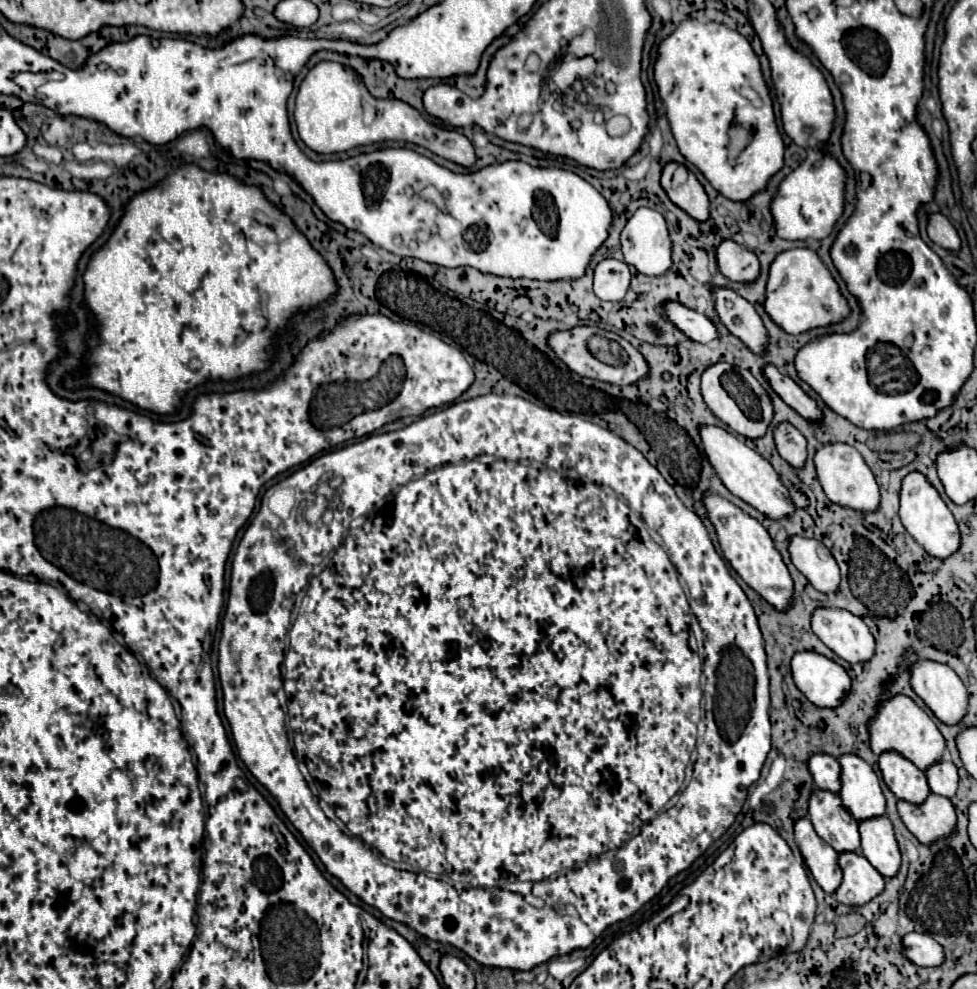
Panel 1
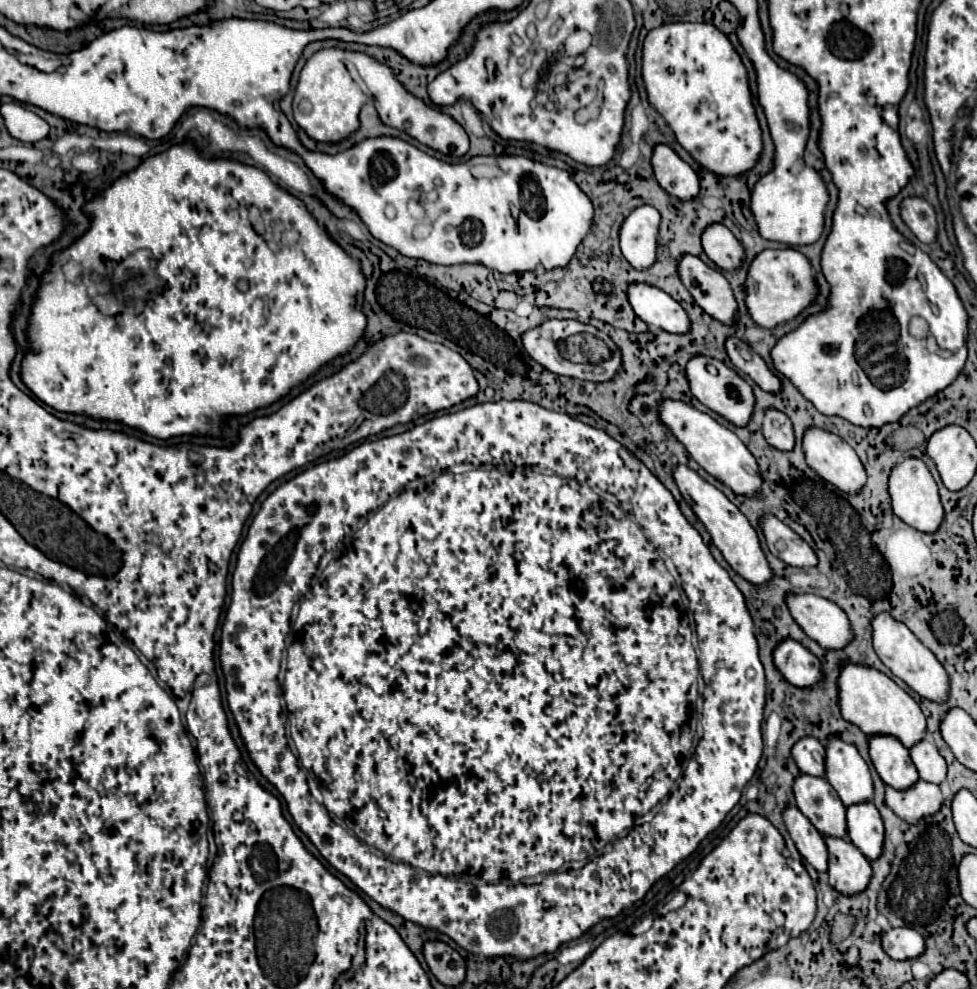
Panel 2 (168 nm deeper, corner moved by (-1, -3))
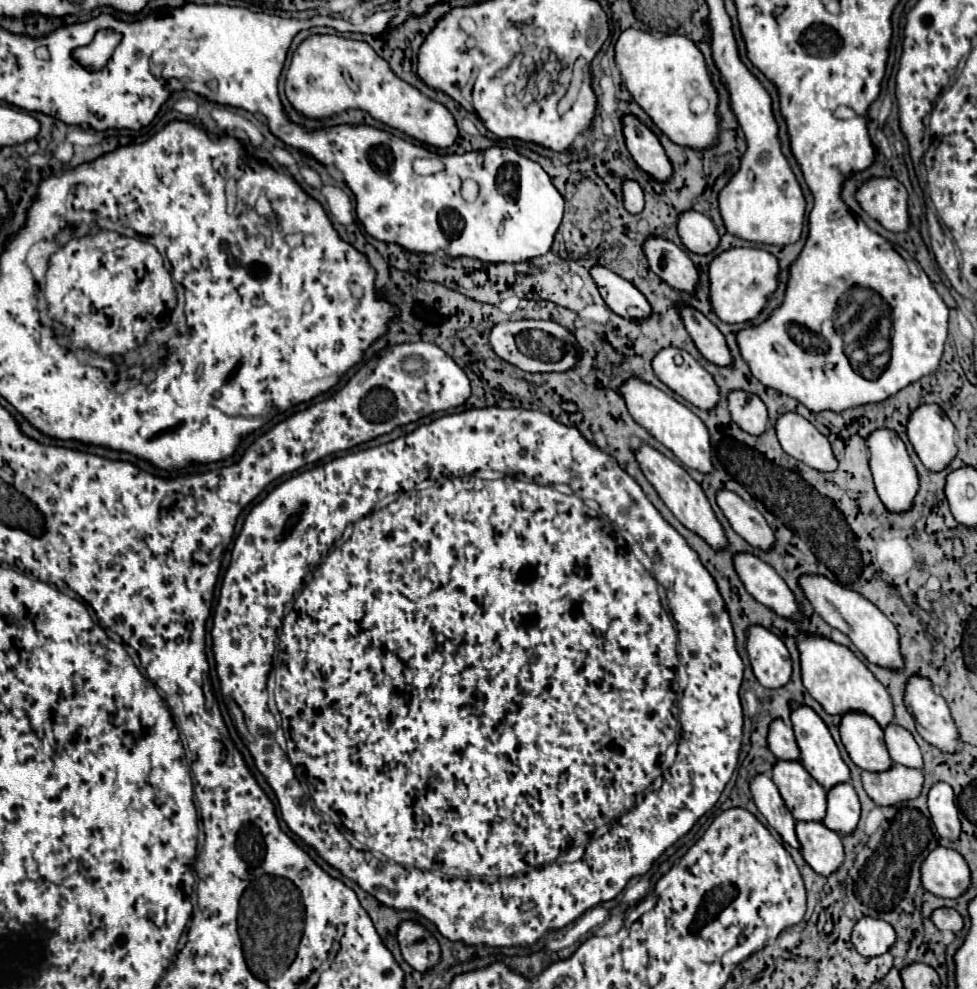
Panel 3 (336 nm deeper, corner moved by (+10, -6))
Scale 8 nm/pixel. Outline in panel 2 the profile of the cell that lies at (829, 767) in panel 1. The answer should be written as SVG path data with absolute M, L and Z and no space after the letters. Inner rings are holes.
M812 736L800 738L792 746L792 756L800 772L812 776L824 776L824 746L818 738Z

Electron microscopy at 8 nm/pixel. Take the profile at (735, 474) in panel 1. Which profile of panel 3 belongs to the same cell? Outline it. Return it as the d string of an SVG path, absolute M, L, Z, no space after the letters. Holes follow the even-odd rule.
M629 379L623 383L621 387L623 391L623 397L625 397L625 403L627 403L627 409L629 413L633 415L633 419L643 427L647 429L659 443L663 443L669 451L675 453L675 457L691 467L691 469L697 469L701 473L713 473L715 467L713 467L713 445L711 445L711 433L707 431L705 423L691 411L687 409L683 403L675 401L673 397L669 397L667 393L659 391L657 387L649 385L649 383L643 383L639 379Z

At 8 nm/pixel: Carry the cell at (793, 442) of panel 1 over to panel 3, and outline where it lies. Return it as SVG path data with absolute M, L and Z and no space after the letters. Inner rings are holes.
M733 391L729 395L729 413L733 417L733 421L747 431L749 435L763 435L767 429L767 421L769 421L769 413L765 403L753 395L753 393L745 393L745 391Z

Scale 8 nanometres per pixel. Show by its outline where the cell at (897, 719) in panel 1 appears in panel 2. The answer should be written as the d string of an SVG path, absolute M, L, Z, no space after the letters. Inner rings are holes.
M840 664L838 706L842 718L856 724L866 736L892 734L910 748L926 734L926 718L920 706L892 678L864 664Z

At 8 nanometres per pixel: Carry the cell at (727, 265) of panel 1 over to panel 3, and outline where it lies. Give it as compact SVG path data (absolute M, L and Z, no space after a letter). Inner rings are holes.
M687 211L687 215L679 219L679 237L683 245L697 255L709 255L719 245L717 229L711 219L699 211Z

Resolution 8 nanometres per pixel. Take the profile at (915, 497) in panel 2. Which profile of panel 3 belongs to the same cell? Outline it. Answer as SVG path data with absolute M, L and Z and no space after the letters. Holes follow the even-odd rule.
M875 431L875 435L871 435L867 439L869 451L871 451L871 473L873 473L873 481L875 481L875 489L879 499L883 501L885 509L891 513L907 513L913 509L915 503L915 495L919 491L919 477L915 471L915 465L911 463L911 457L903 445L903 441L899 439L899 435L895 435L895 431Z

